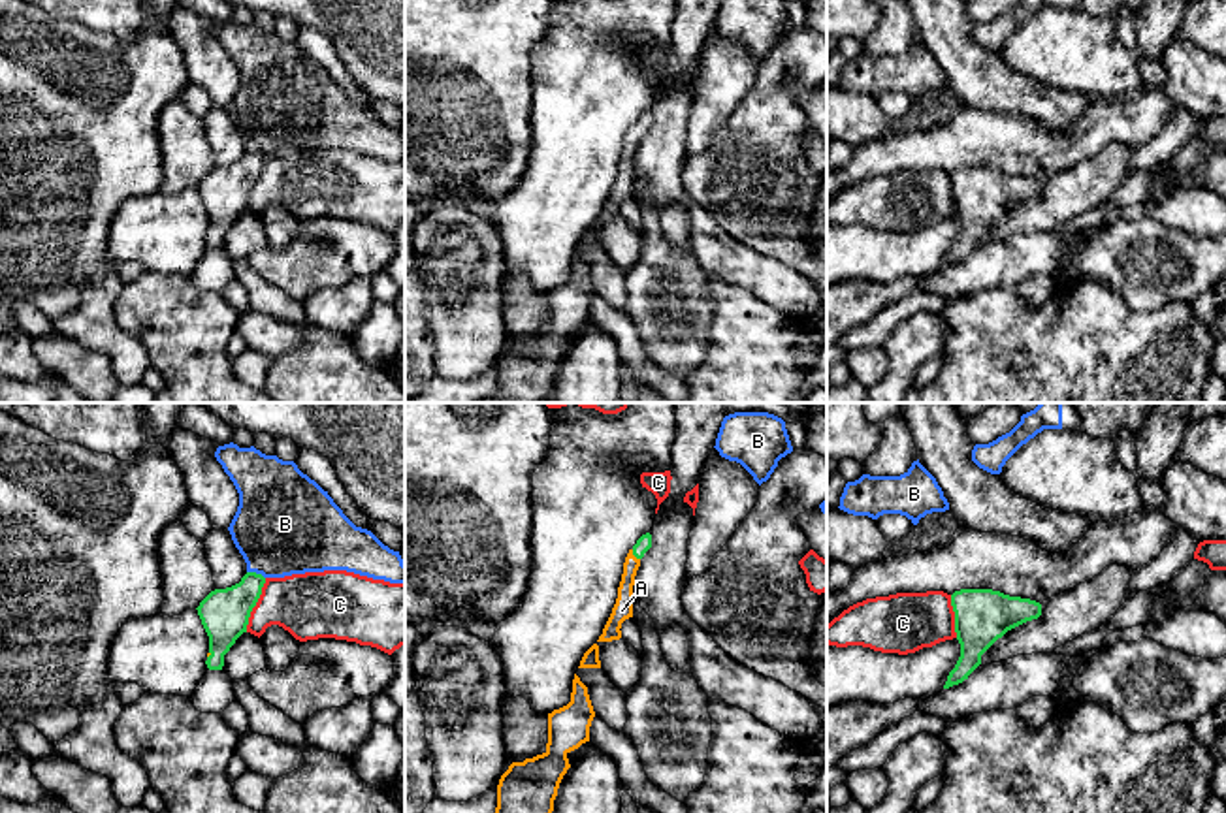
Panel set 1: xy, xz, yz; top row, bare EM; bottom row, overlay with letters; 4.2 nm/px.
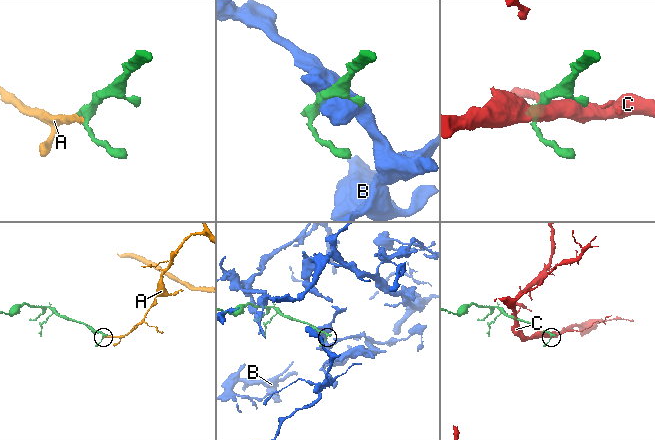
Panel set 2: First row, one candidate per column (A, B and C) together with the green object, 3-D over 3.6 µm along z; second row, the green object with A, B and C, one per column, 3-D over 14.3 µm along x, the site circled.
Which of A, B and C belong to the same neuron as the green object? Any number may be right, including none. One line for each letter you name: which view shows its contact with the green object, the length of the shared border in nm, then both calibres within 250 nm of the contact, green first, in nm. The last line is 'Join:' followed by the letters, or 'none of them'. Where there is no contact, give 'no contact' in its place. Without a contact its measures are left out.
A: meets green in xz; contact 60 nm long; 70 nm thick on the green side, 90 nm on the other
Join: A

